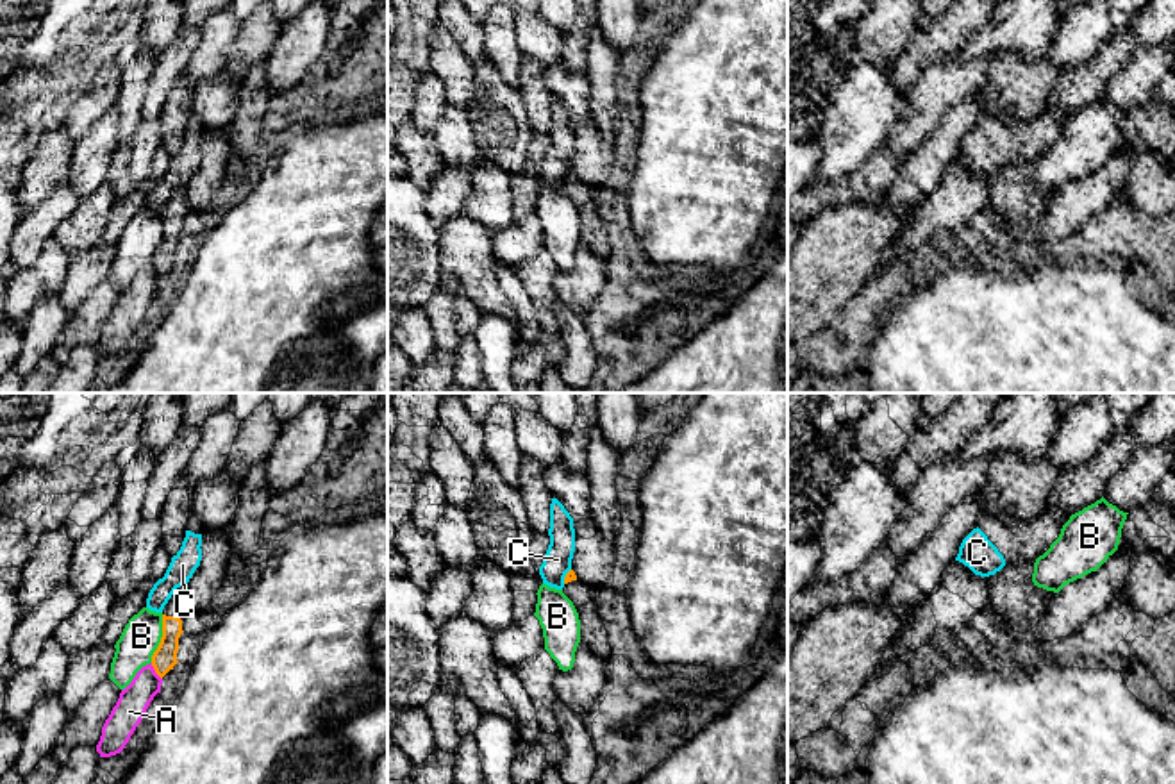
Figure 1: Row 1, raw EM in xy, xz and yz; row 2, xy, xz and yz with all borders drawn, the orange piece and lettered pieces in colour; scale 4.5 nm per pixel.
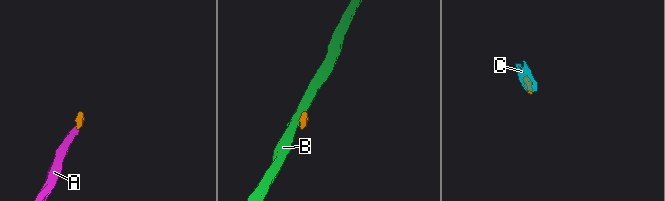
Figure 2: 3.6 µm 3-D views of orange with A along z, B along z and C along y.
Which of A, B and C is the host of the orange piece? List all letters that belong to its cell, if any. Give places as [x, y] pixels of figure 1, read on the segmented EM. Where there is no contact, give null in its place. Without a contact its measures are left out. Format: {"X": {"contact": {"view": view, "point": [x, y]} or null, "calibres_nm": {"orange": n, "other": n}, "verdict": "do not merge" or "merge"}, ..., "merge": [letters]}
{"A": {"contact": {"view": "xy", "point": [156, 672]}, "calibres_nm": {"orange": 110, "other": 140}, "verdict": "do not merge"}, "B": {"contact": {"view": "xy", "point": [161, 638]}, "calibres_nm": {"orange": 110, "other": 170}, "verdict": "do not merge"}, "C": {"contact": {"view": "xz", "point": [566, 575]}, "calibres_nm": {"orange": 50, "other": 130}, "verdict": "do not merge"}, "merge": []}

